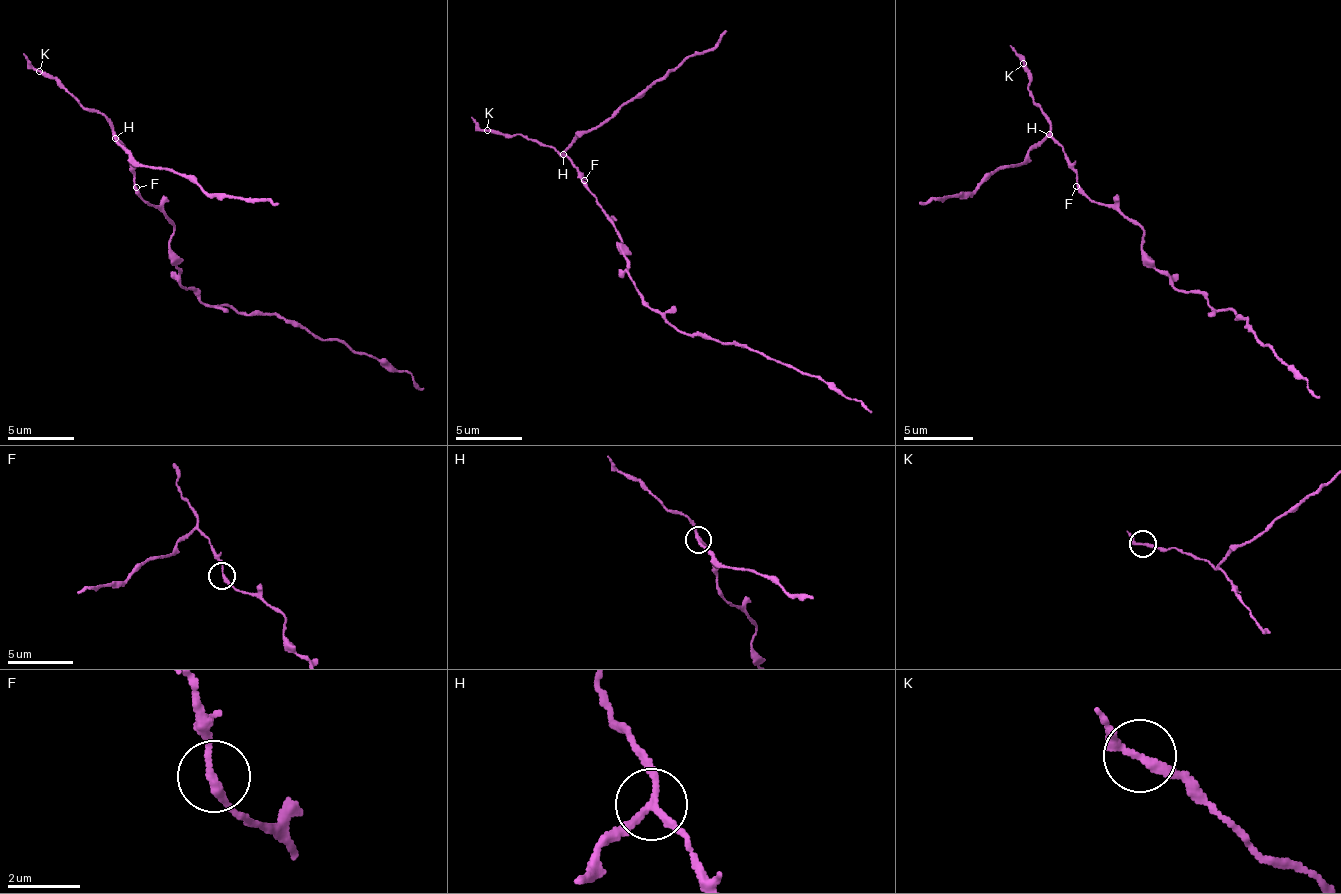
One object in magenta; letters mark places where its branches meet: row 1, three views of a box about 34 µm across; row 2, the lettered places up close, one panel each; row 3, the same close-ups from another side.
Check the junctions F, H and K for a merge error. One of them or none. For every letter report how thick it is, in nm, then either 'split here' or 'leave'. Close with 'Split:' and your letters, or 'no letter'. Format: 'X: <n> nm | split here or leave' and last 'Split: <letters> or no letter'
F: 200 nm | leave
H: 180 nm | split here
K: 240 nm | leave
Split: H

